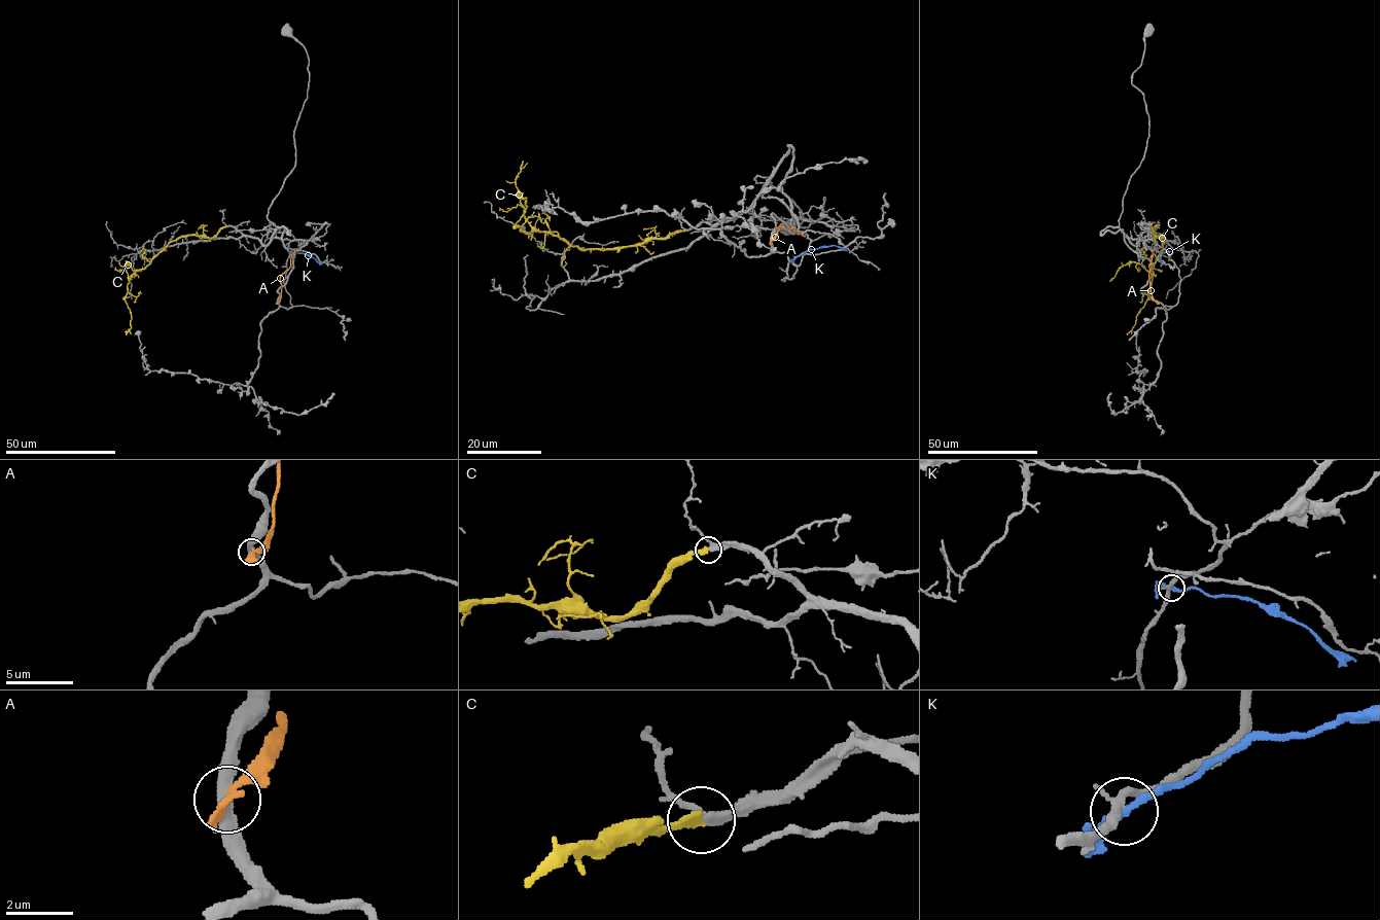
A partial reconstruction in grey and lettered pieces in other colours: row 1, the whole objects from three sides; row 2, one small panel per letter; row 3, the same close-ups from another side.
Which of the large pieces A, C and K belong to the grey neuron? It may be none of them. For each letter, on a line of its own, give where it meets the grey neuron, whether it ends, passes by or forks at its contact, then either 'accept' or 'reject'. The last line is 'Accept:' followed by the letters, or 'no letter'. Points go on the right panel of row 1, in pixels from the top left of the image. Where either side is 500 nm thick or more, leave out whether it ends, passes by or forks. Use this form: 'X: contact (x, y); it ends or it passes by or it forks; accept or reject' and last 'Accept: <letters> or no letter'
A: contact (1157, 302); it ends; reject
C: contact (1151, 226); it ends; accept
K: contact (1167, 251); it passes by; reject
Accept: C

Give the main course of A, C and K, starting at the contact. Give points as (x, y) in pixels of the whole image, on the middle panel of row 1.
A: (771, 241), (777, 226), (794, 227), (794, 232), (806, 237)
C: (685, 230), (616, 248), (579, 249), (545, 232), (520, 231), (516, 225), (526, 206), (517, 188)
K: (795, 257), (810, 249), (828, 246), (847, 250)

